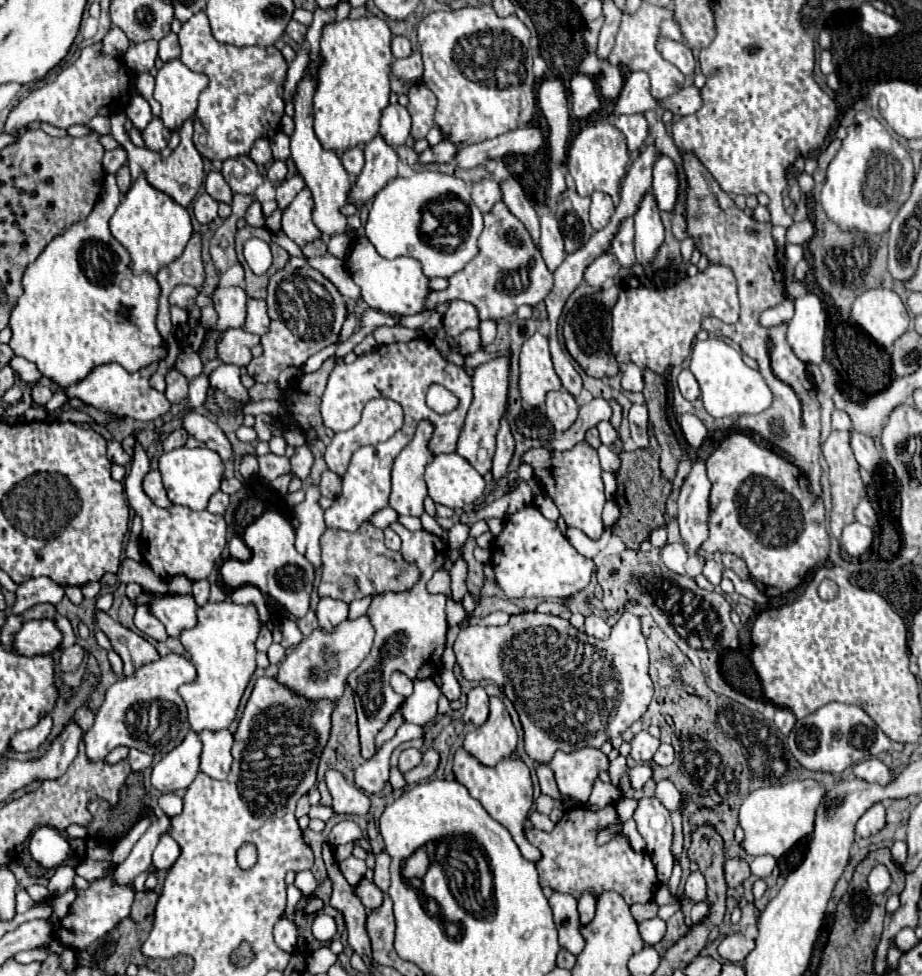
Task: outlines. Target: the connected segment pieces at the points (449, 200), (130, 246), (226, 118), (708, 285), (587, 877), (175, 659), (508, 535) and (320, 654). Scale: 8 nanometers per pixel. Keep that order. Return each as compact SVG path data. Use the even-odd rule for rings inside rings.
M432 170L390 180L390 184L374 196L366 222L366 238L380 256L410 256L422 264L428 278L450 278L460 272L476 256L480 232L482 214L470 198L470 188L454 176Z
M140 176L128 194L122 198L120 206L116 208L112 220L110 220L112 236L130 252L130 270L134 274L158 274L160 268L174 262L178 256L182 256L184 246L190 238L192 224L188 210L178 206L170 196L154 190L144 176Z
M204 12L194 14L178 34L180 40L180 60L194 72L208 76L208 86L200 94L200 104L194 114L194 144L196 150L208 160L228 160L240 154L248 154L256 138L272 138L280 130L280 120L284 116L284 84L288 62L284 60L282 52L274 46L268 48L236 48L220 44L210 28L208 16Z
M710 264L696 276L686 276L670 288L628 288L622 290L612 308L612 354L618 364L634 362L642 370L652 370L660 376L670 366L678 366L692 352L692 342L704 318L718 318L726 324L736 324L740 316L738 286L732 268Z
M606 806L600 812L570 808L550 834L536 828L524 830L526 838L542 852L544 858L544 880L540 880L540 884L550 886L554 892L572 894L574 898L578 898L584 890L590 890L594 896L600 896L606 890L614 890L622 894L630 906L638 902L650 902L660 886L650 856L634 852L622 836L616 836L604 846L598 846L594 840L598 826L610 824L612 818L616 818L614 806Z
M168 654L158 658L156 662L144 664L142 668L138 668L138 672L134 672L134 676L120 678L116 684L112 684L106 692L104 704L96 712L92 728L84 734L88 758L102 760L116 746L138 748L152 756L164 756L172 748L176 748L184 740L190 728L186 716L186 704L178 694L178 686L192 682L194 678L196 668L192 666L190 660L182 658L180 654ZM154 704L164 704L166 710L160 714L160 722L156 726L152 726L150 720L150 706Z
M522 508L504 520L504 528L492 546L492 568L508 598L568 598L588 586L594 562L578 554L556 522L544 518L538 508Z
M364 616L354 620L344 620L334 628L334 632L322 632L316 628L306 636L280 664L276 680L284 688L290 688L296 696L306 696L306 700L334 700L338 702L346 688L346 678L358 668L358 664L368 656L374 640L374 626Z

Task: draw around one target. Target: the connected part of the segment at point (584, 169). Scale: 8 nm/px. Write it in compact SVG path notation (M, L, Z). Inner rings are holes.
M592 122L582 132L572 140L570 150L568 150L568 170L570 176L574 178L576 192L580 196L592 196L592 192L604 192L604 194L616 194L622 178L626 176L626 166L628 166L628 148L626 148L626 138L614 124L604 124L604 122Z

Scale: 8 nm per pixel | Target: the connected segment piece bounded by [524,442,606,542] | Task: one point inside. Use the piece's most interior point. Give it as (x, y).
(572, 479)

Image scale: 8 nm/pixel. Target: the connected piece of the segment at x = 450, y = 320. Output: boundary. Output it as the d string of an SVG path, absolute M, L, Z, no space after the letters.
M452 300L446 314L444 314L444 330L448 336L456 338L460 332L468 328L478 328L478 310L474 304L466 304L464 300Z

